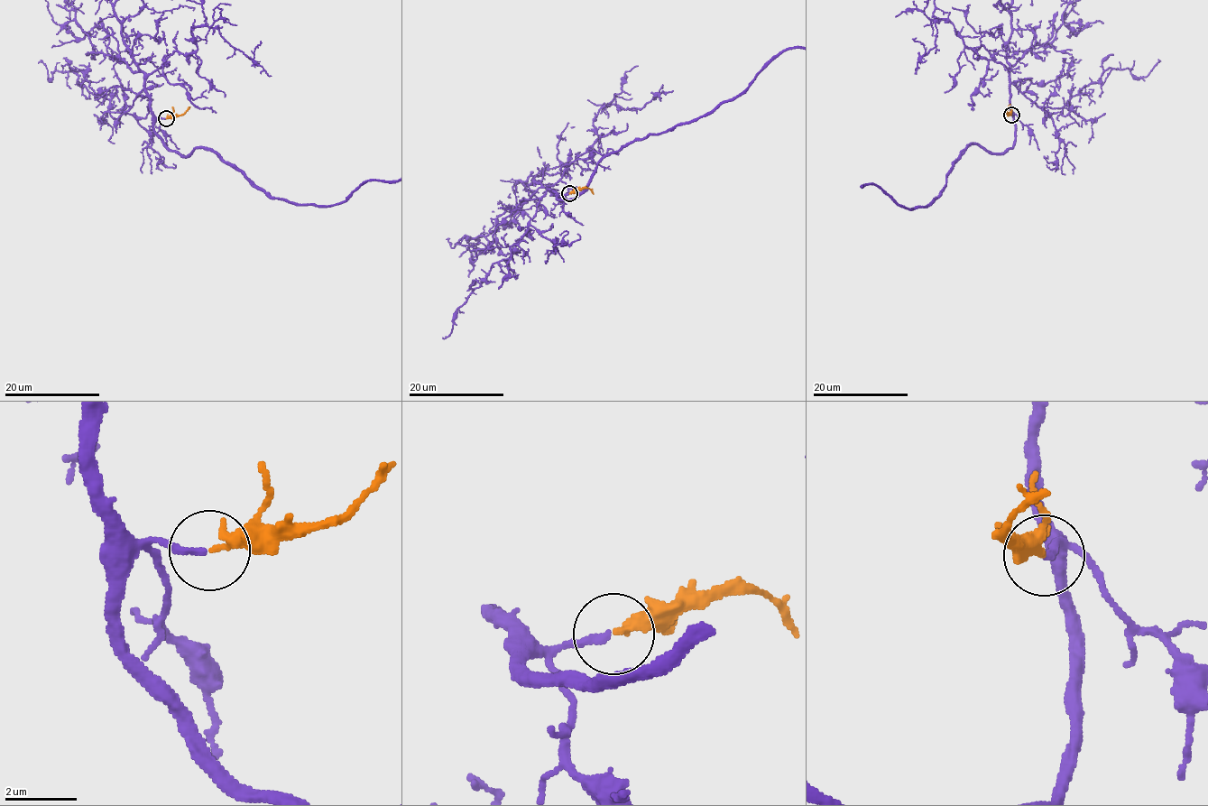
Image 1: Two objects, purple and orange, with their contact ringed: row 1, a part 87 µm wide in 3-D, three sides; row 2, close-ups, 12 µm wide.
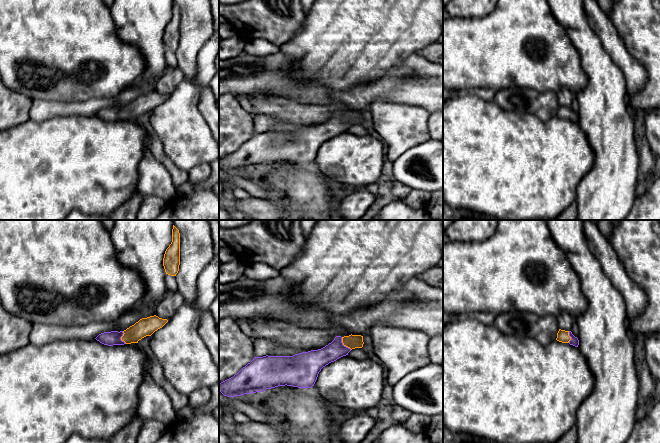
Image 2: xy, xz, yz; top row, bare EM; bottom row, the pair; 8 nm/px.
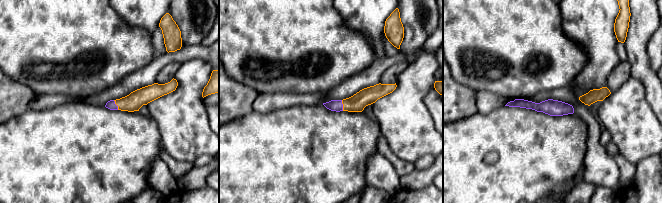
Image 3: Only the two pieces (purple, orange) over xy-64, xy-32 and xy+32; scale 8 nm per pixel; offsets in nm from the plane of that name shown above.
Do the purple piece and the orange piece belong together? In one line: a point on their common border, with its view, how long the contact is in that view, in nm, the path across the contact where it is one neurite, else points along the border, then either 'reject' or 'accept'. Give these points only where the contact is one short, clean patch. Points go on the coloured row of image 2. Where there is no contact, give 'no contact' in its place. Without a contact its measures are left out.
xz (343, 345) | 130 nm | across xz (316, 359), (343, 345), (352, 341) | accept

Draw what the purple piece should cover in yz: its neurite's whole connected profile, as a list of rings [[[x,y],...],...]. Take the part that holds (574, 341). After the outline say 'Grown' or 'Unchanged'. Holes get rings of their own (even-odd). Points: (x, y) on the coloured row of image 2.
[[[559,329],[556,340],[562,343],[569,343],[570,345],[573,345],[575,347],[578,347],[579,345],[578,338],[575,337],[571,331]]]. Grown

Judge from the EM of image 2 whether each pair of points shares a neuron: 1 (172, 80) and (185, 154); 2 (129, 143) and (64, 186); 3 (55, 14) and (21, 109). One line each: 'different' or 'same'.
1: different
2: same
3: different

